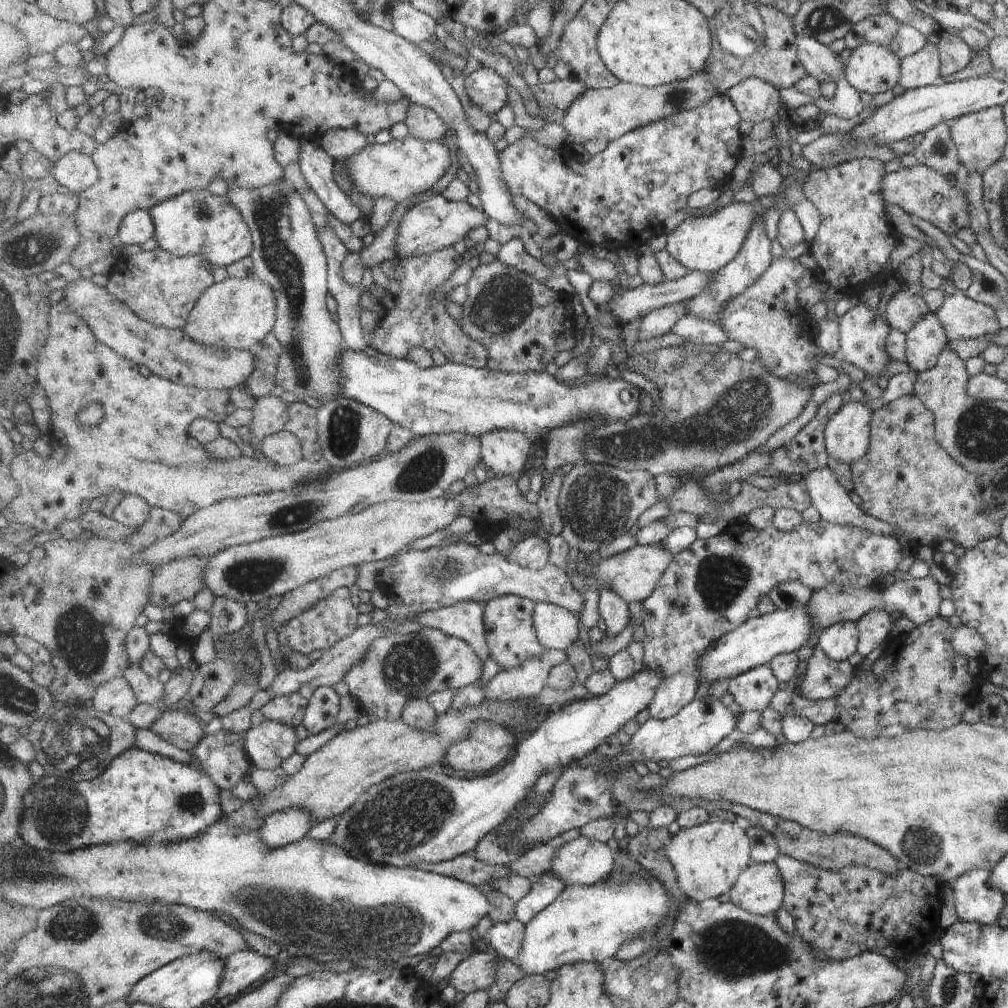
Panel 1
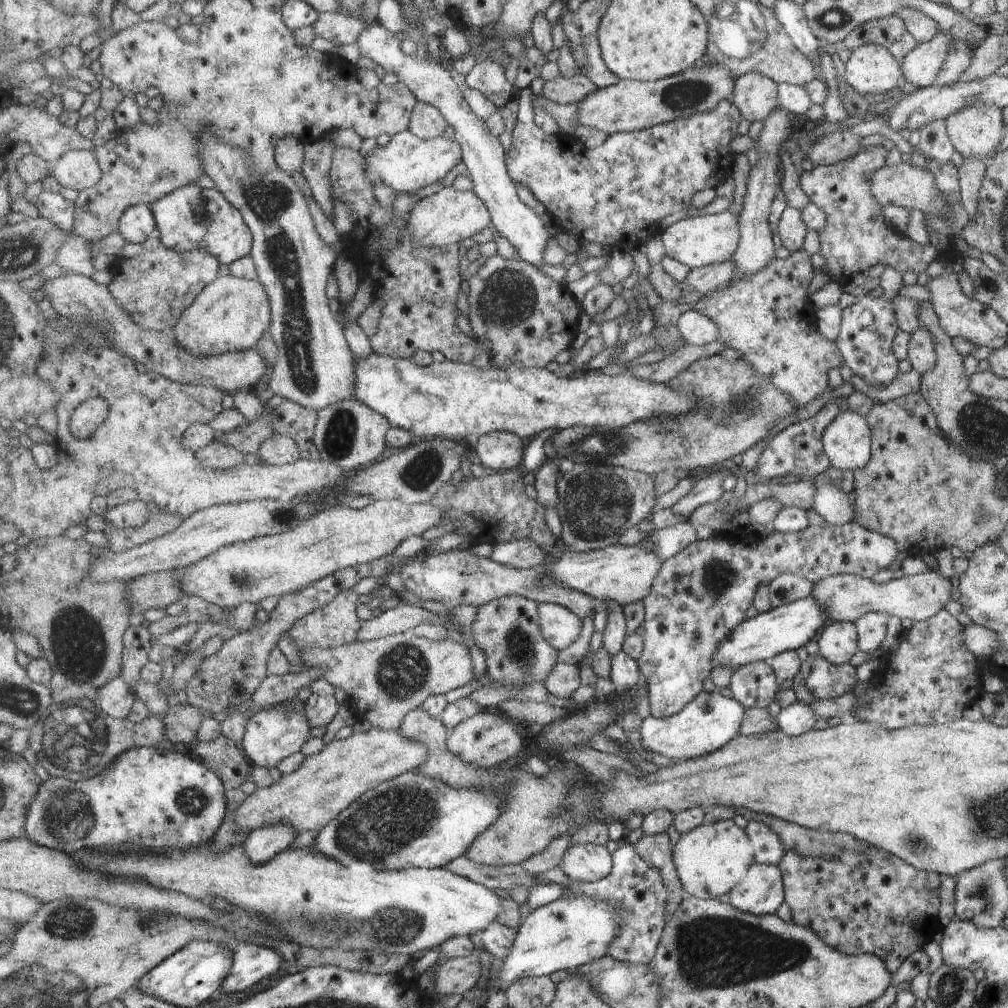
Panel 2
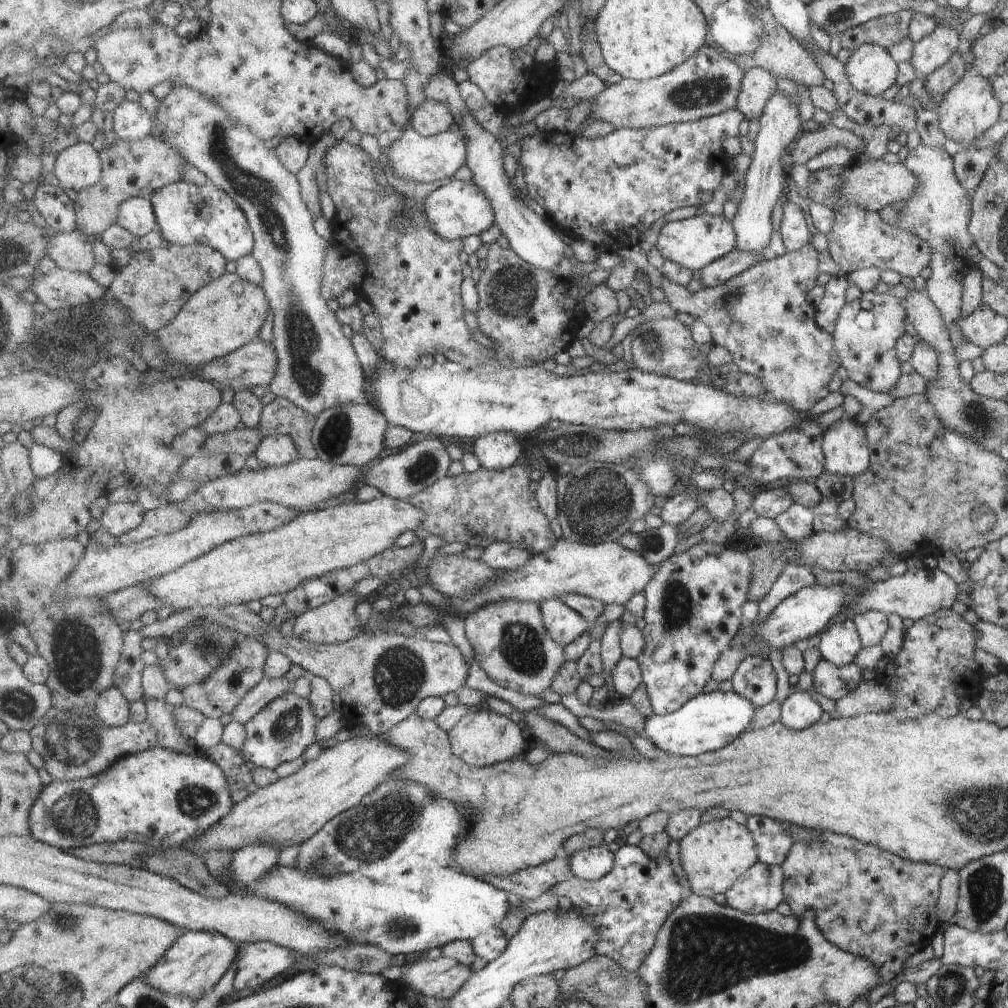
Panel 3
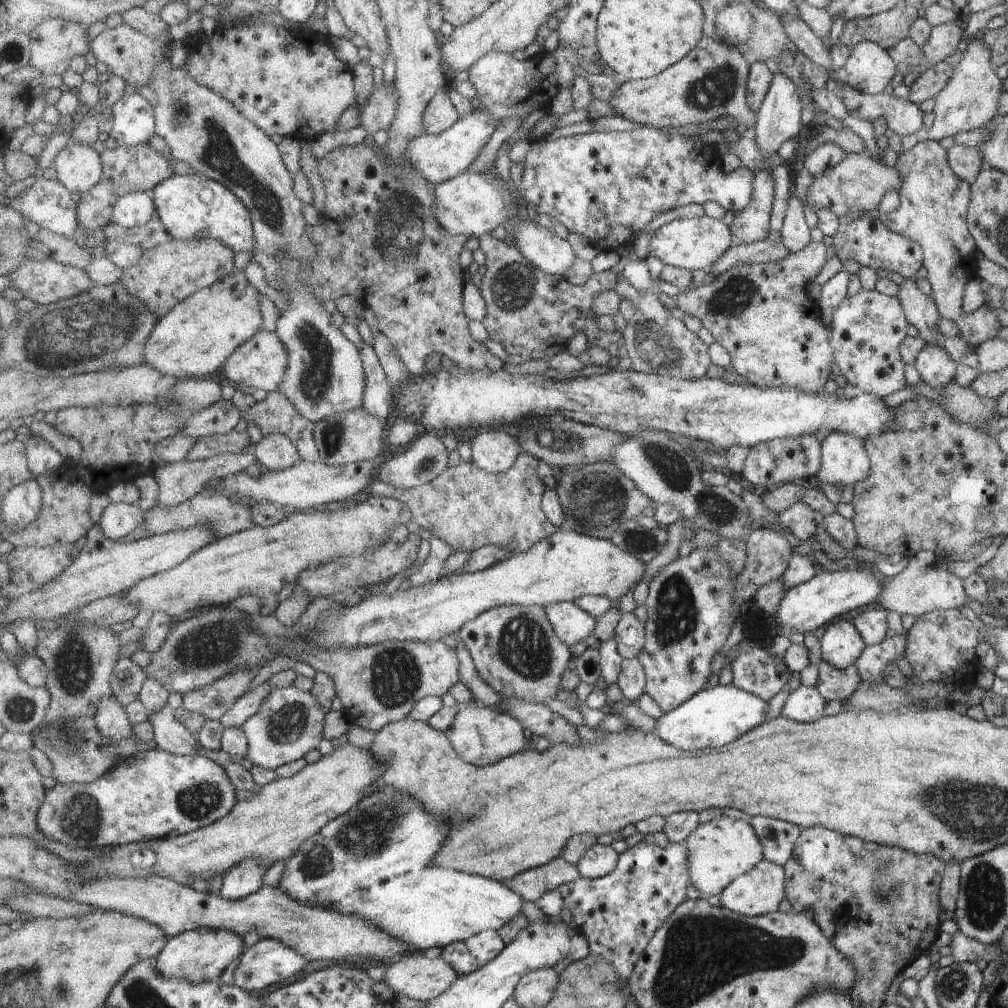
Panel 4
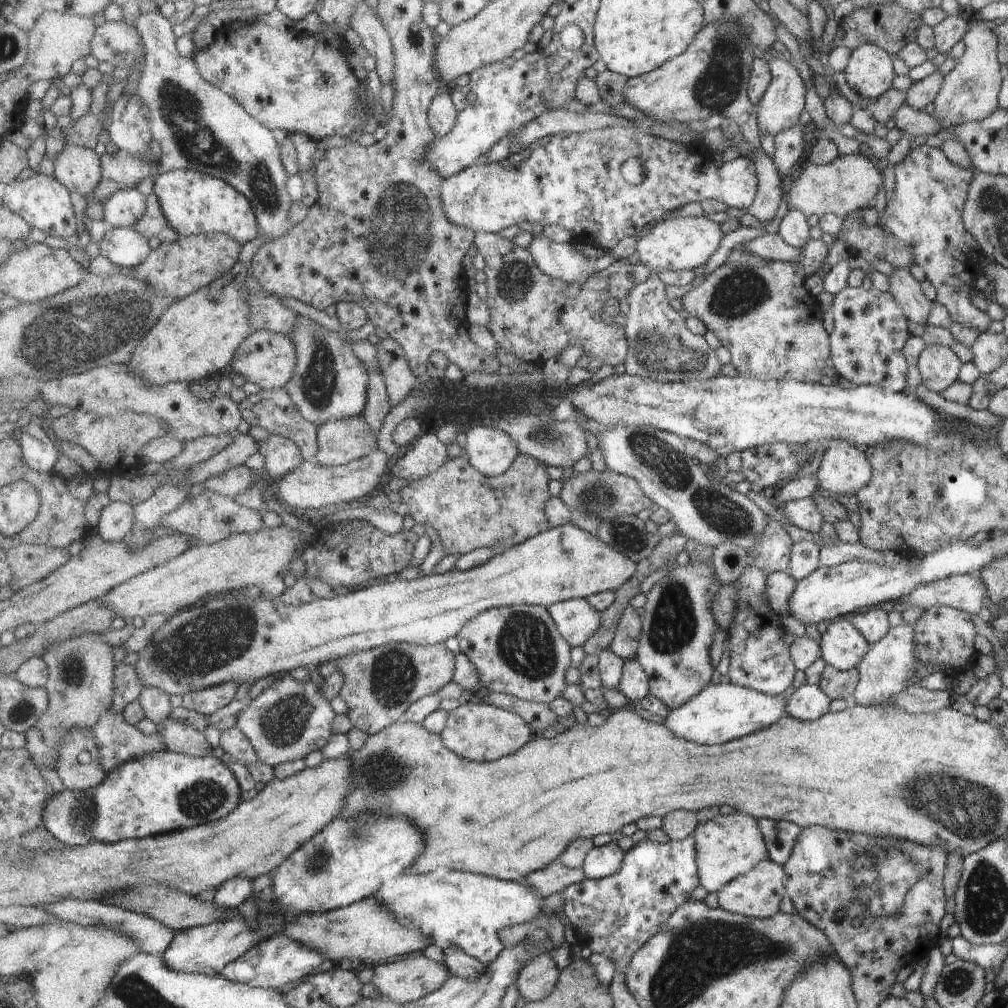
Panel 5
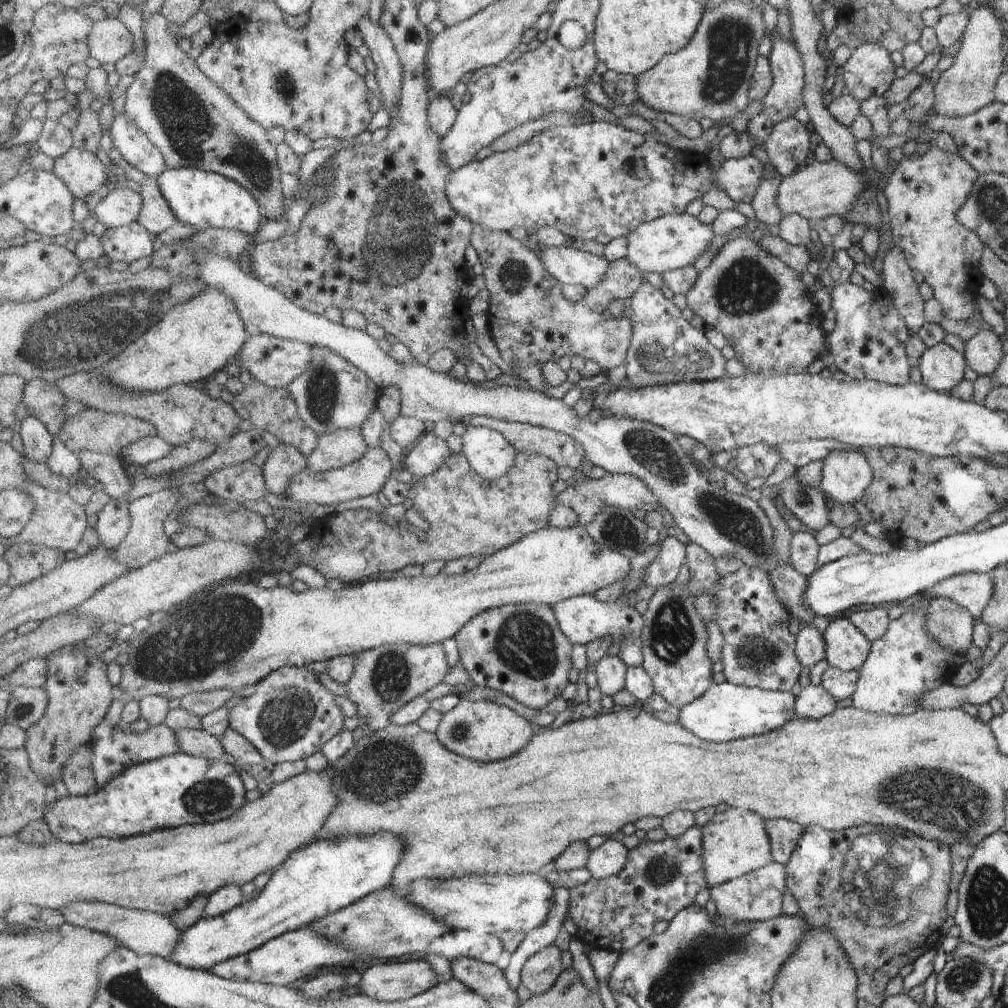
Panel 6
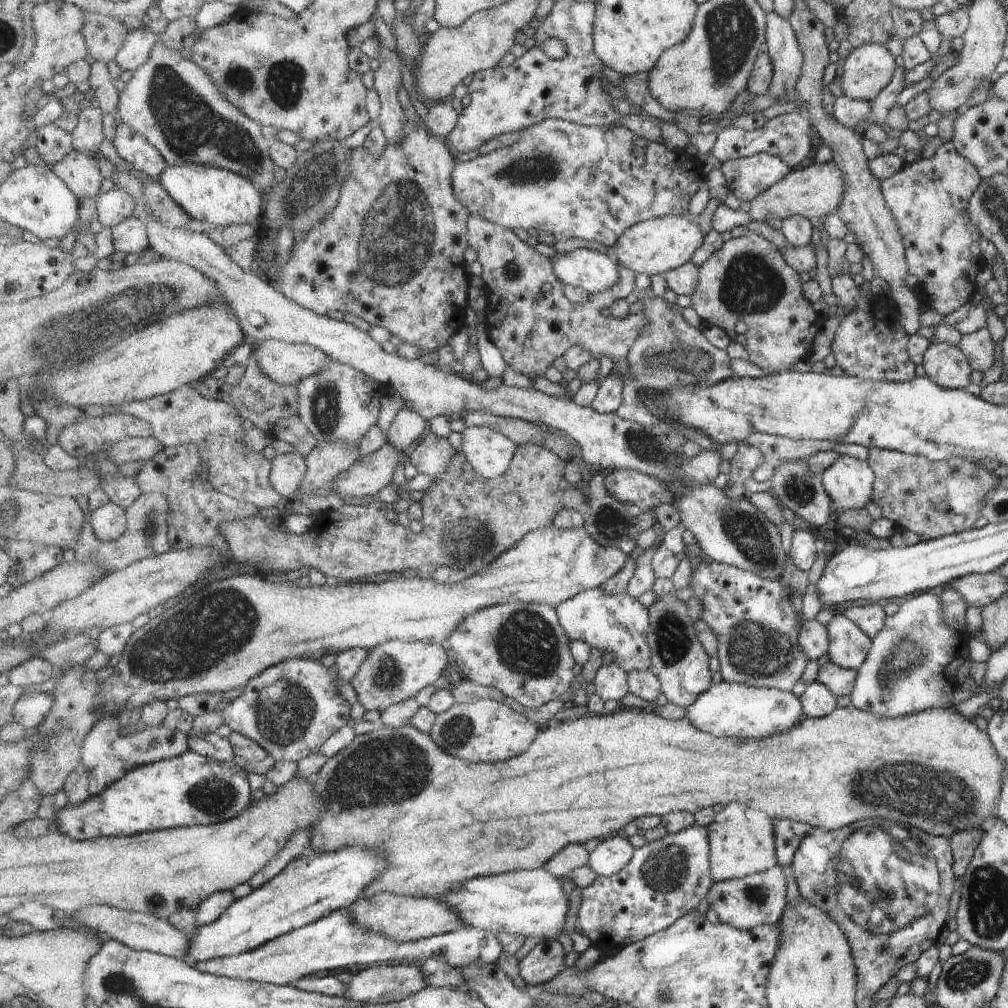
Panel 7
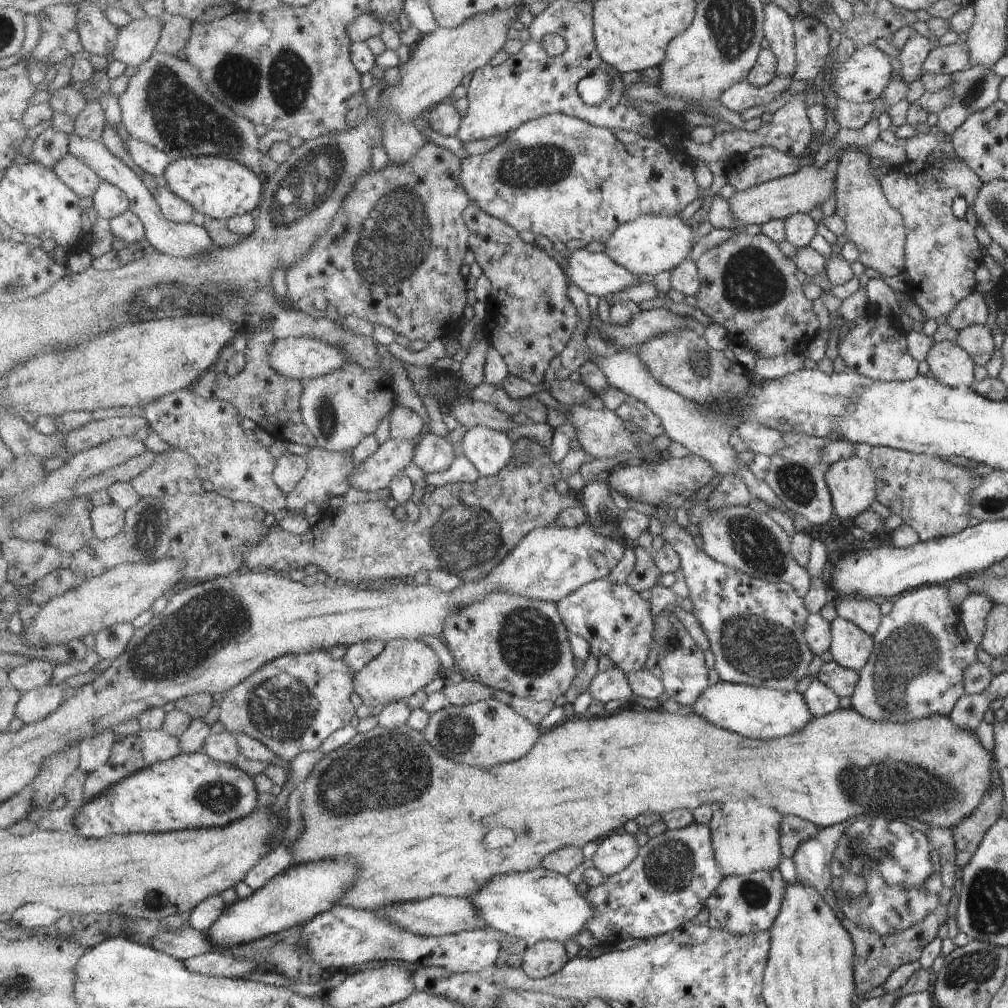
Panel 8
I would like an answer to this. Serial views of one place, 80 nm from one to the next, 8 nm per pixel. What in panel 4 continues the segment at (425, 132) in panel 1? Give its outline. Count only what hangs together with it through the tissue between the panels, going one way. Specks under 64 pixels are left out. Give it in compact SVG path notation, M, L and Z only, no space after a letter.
M441 89L425 110L425 132L427 135L441 135L458 121L459 116L448 96L448 89Z

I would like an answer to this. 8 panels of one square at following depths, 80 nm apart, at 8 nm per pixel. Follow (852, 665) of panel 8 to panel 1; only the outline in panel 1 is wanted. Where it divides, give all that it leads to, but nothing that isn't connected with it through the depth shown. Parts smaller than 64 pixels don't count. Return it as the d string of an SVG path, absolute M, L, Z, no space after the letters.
M853 622L833 624L817 636L816 647L833 661L847 661L856 653L857 632Z

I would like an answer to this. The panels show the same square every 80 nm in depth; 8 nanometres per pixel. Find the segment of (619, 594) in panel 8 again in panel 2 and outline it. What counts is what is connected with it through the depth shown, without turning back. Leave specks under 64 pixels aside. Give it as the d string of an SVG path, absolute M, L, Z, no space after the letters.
M541 603L539 613L545 640L555 650L569 648L583 633L583 620L561 604Z

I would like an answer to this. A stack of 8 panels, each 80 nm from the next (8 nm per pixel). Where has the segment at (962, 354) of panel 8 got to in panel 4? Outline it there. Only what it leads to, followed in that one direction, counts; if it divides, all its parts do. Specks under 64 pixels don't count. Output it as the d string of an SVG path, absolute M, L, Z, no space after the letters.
M925 343L917 352L912 365L919 373L921 382L936 393L954 380L957 363L951 360L943 348Z

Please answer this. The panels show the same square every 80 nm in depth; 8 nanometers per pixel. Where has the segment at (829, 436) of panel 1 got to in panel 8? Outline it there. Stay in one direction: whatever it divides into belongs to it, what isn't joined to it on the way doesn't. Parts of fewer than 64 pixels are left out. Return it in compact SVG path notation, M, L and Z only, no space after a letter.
M849 455L828 466L824 474L833 512L843 520L869 509L874 501L874 474L867 459Z

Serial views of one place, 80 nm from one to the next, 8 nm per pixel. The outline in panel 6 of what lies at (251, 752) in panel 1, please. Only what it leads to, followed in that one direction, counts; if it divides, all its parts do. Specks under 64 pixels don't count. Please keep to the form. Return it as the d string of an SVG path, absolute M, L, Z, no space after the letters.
M285 667L272 672L255 685L255 692L250 697L243 697L230 712L231 728L248 738L266 760L274 765L287 761L305 761L305 758L313 756L315 752L322 752L323 745L343 730L345 714L337 706L335 702L337 698L319 682L318 674L309 672L305 668Z

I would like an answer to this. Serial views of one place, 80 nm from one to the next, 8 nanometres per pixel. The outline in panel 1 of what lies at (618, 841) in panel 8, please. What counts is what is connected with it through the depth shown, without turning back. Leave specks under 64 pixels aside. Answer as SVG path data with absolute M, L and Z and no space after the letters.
M579 836L557 850L551 871L570 884L593 886L607 881L615 868L614 850L605 842Z

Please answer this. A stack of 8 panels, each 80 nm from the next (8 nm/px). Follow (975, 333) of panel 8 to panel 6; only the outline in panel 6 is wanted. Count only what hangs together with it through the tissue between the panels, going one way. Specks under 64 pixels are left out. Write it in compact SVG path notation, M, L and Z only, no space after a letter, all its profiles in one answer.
M979 329L970 340L965 342L963 356L966 365L978 376L990 376L1003 356L998 336L993 331Z

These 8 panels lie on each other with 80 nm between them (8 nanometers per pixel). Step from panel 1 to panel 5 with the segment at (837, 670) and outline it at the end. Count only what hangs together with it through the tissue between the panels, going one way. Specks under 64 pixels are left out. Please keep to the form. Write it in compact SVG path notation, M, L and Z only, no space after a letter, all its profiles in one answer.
M826 665L821 672L818 688L829 698L851 700L852 693L858 682L857 670L837 671Z

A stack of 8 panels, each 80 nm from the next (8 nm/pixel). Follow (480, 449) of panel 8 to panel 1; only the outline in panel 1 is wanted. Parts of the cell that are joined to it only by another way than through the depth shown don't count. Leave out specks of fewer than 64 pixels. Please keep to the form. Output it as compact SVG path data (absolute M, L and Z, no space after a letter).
M495 430L480 437L484 464L496 476L526 472L531 454L531 437L516 430Z

